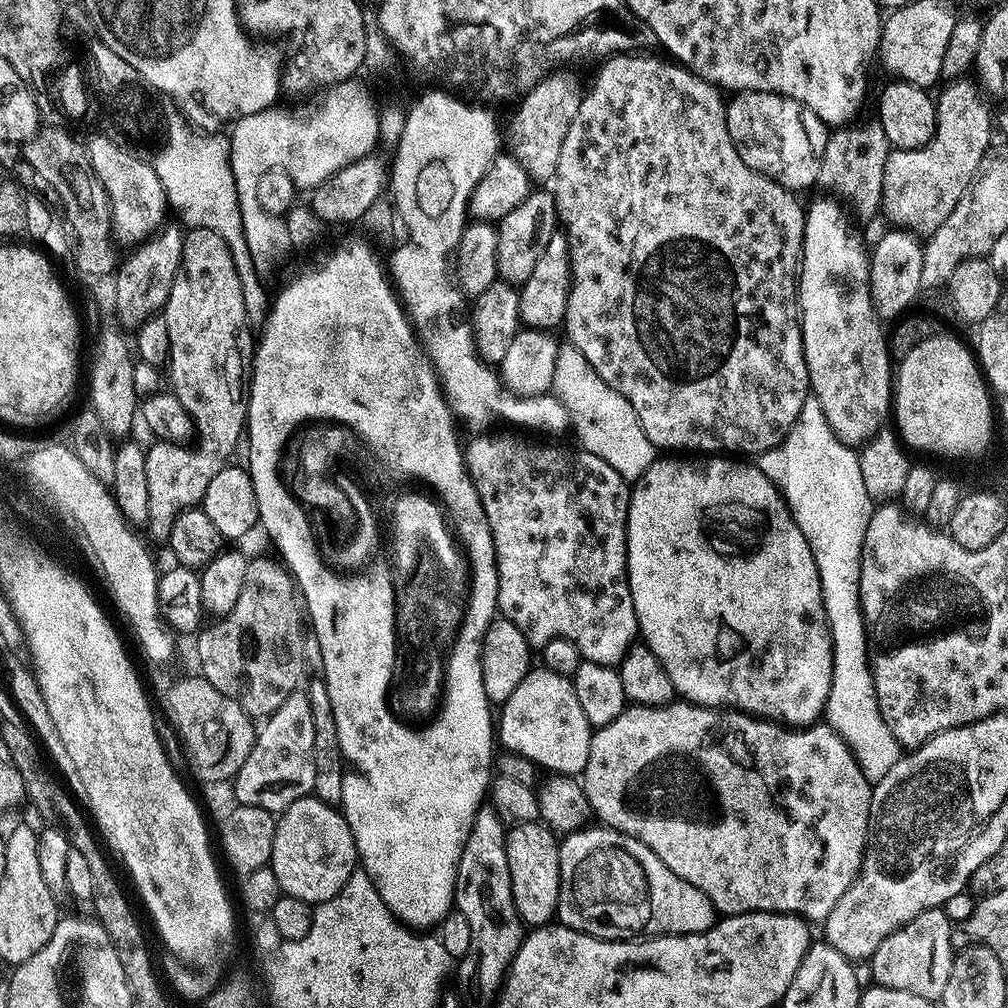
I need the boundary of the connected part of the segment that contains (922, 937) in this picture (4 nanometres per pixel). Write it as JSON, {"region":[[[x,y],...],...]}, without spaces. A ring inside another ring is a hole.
{"region":[[[943,907],[926,909],[899,930],[889,934],[870,958],[872,976],[881,988],[893,988],[929,998],[939,998],[944,992],[946,978],[954,955],[952,926]]]}

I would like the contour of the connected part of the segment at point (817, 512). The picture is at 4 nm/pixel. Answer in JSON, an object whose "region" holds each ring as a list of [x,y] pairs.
{"region":[[[815,406],[804,408],[796,416],[796,425],[784,432],[784,440],[776,448],[758,456],[758,467],[770,482],[780,489],[784,500],[792,511],[798,530],[806,538],[814,554],[814,562],[820,571],[820,585],[824,595],[824,609],[828,615],[828,626],[832,633],[832,685],[826,705],[826,723],[848,744],[848,748],[859,762],[860,769],[870,782],[887,781],[894,762],[902,755],[899,742],[890,734],[890,726],[880,713],[876,691],[872,681],[872,669],[868,654],[868,638],[864,630],[864,618],[860,614],[860,555],[862,542],[866,538],[866,526],[874,511],[874,501],[866,494],[862,482],[860,457],[855,447],[843,444],[830,430],[826,414]]]}

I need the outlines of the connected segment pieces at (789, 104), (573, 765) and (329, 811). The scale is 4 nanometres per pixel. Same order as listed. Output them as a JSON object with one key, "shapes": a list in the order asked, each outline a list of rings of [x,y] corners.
{"shapes":[[[[740,90],[733,100],[727,101],[728,133],[746,166],[755,172],[760,172],[772,180],[777,180],[783,188],[801,190],[815,185],[820,178],[820,167],[826,150],[829,129],[814,113],[797,100],[786,100],[773,92],[757,92],[755,90]]],[[[543,666],[529,670],[498,712],[499,743],[501,740],[510,751],[549,768],[550,773],[568,778],[583,773],[593,731],[586,714],[582,714],[575,683]]],[[[315,795],[303,796],[301,800],[285,808],[279,813],[274,834],[274,846],[270,859],[270,867],[279,891],[285,896],[293,896],[305,900],[313,906],[323,904],[325,900],[334,898],[342,890],[342,886],[358,868],[356,843],[352,837],[350,826],[344,821],[343,815],[333,805],[323,804]]]]}

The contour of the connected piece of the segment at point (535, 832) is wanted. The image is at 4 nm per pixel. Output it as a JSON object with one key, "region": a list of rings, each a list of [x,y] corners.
{"region":[[[543,822],[513,823],[504,838],[514,906],[528,926],[544,926],[556,916],[560,893],[560,846],[557,833]]]}

